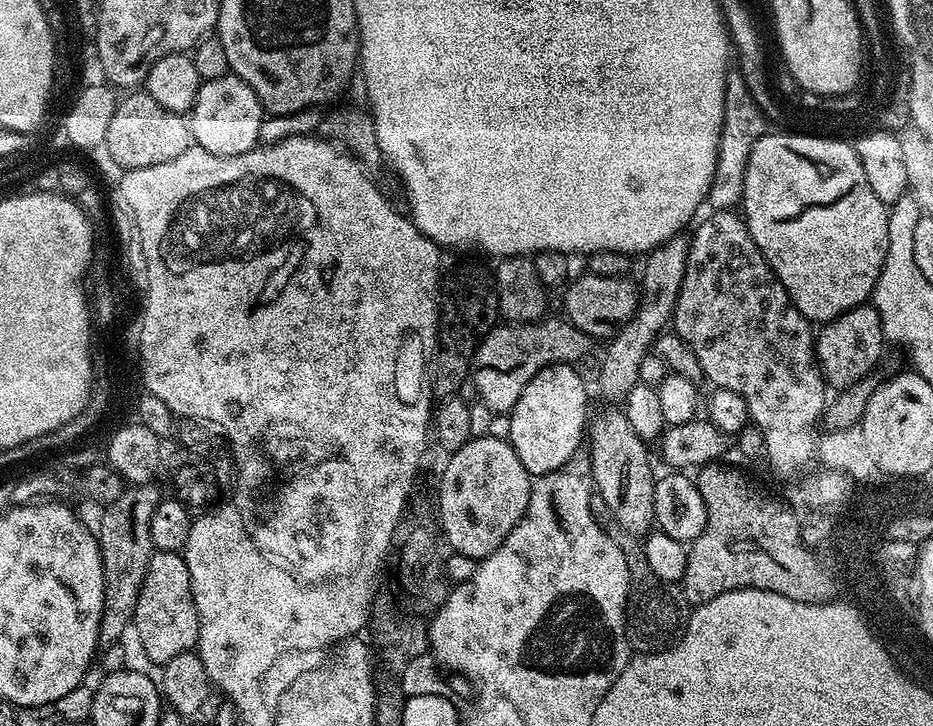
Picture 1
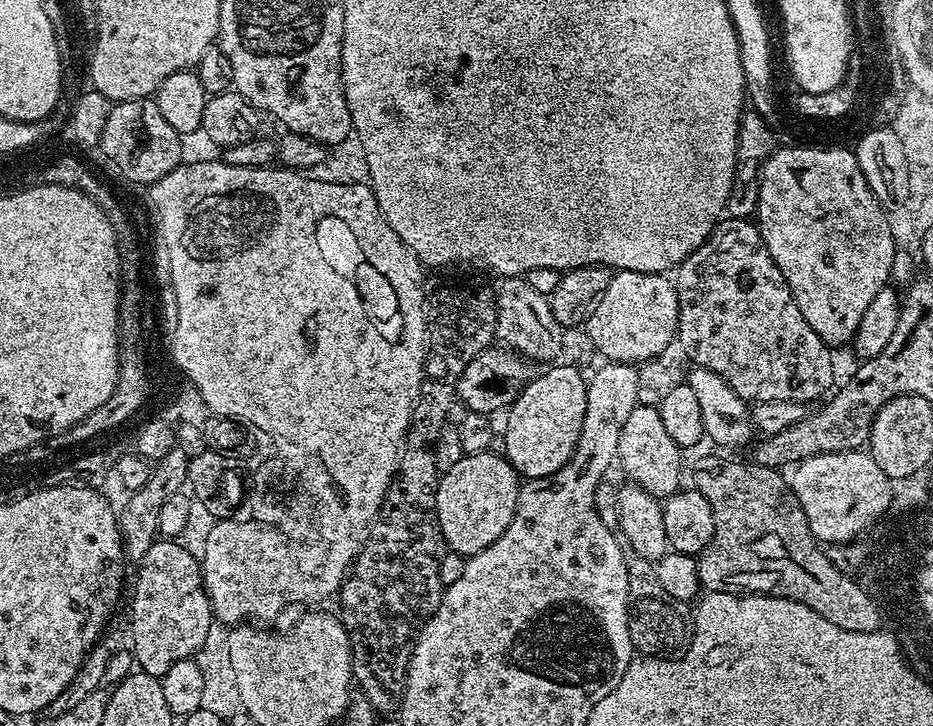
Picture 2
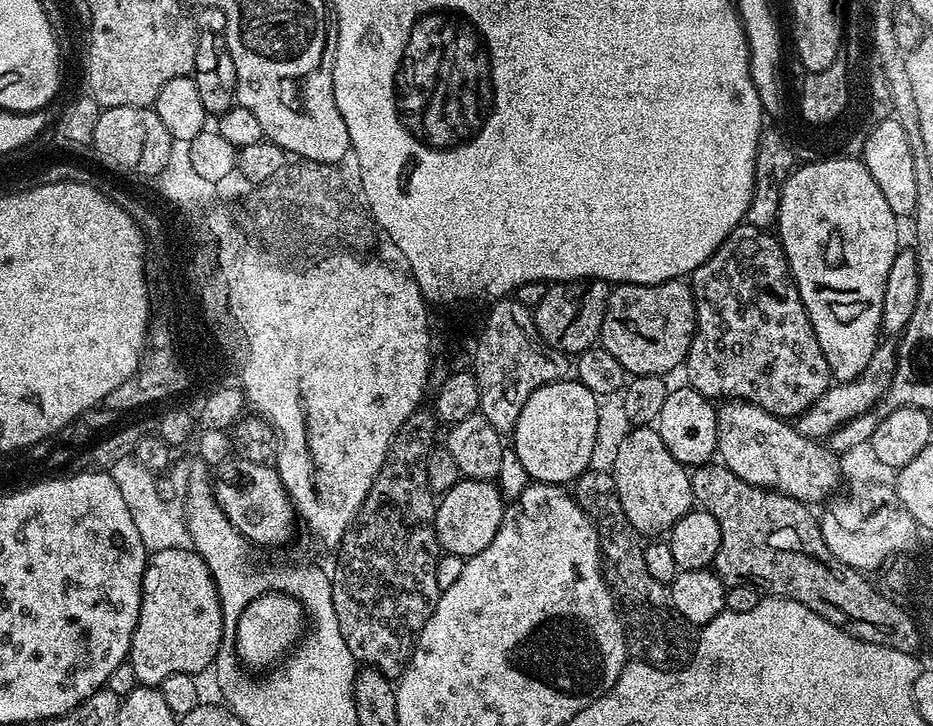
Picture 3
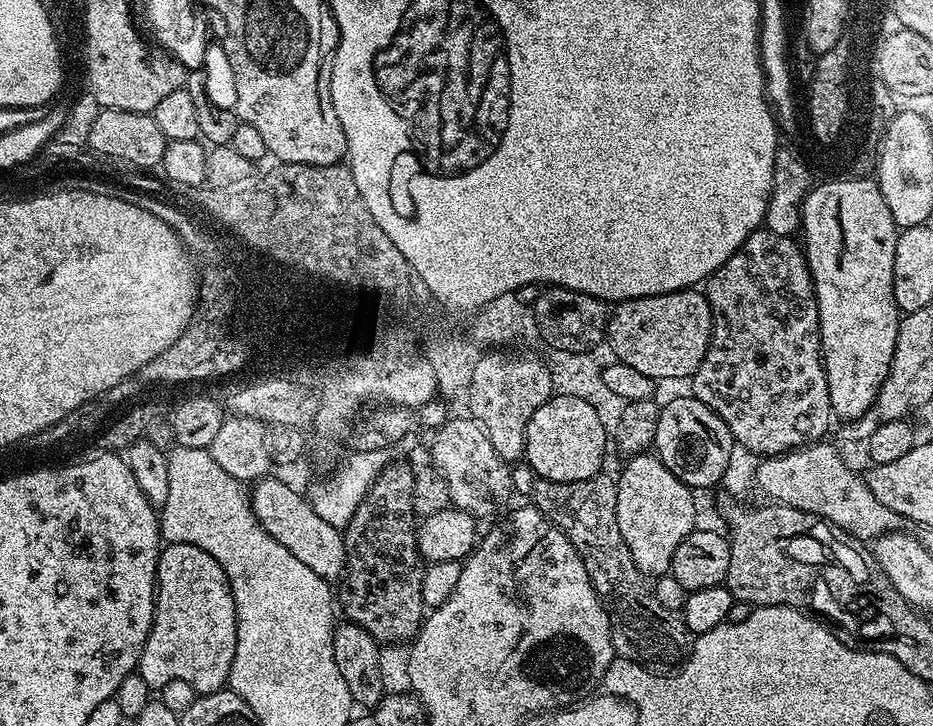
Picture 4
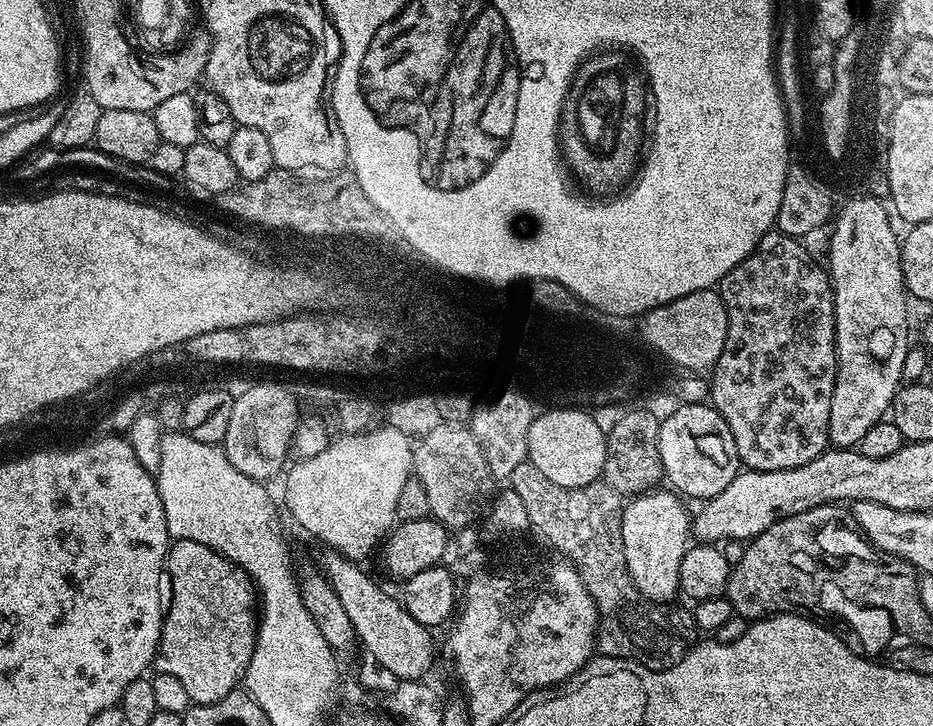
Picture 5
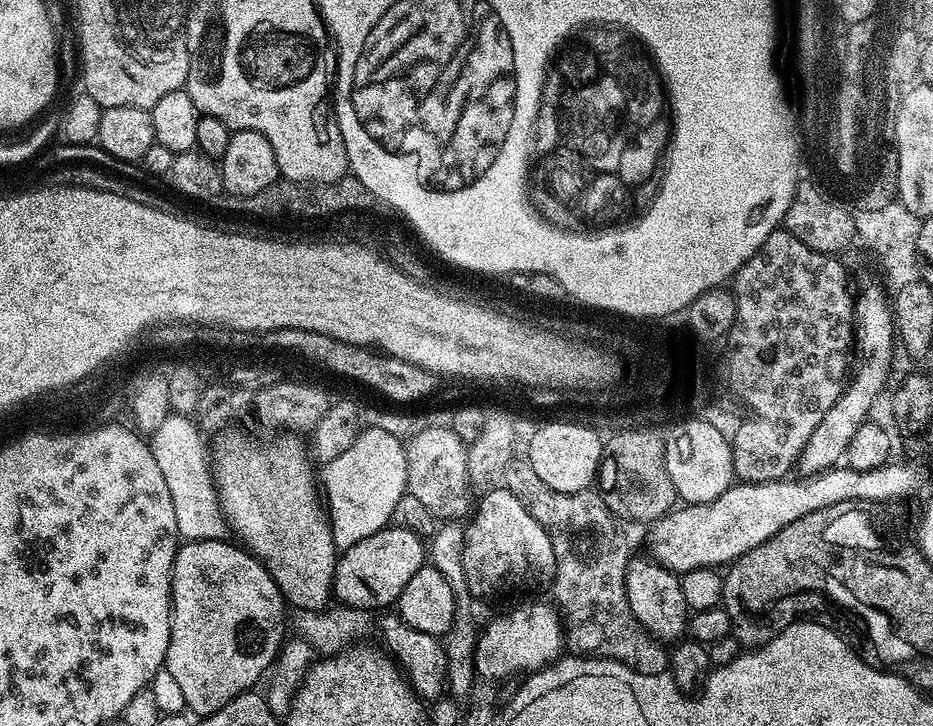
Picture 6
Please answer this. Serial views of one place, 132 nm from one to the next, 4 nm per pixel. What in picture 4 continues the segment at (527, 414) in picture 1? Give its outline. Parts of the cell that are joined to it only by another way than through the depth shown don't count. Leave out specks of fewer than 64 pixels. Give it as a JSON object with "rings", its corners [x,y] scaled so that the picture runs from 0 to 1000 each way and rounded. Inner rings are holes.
{"rings":[[[594,547],[577,559],[572,565],[571,574],[563,592],[563,614],[561,627],[566,634],[568,643],[574,649],[573,654],[580,661],[597,661],[598,664],[615,664],[627,661],[640,654],[647,645],[650,621],[647,616],[654,612],[654,595],[645,587],[641,579],[641,570],[632,555],[626,554],[624,548],[617,547]]]}

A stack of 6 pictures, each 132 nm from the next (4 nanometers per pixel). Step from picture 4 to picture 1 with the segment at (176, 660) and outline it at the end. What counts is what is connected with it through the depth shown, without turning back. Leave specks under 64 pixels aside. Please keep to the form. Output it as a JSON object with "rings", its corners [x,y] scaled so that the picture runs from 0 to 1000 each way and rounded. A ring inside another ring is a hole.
{"rings":[[[164,759],[152,813],[148,818],[148,835],[144,850],[144,872],[150,880],[150,893],[174,917],[186,906],[186,901],[205,898],[214,876],[212,840],[208,835],[204,785],[193,760]]]}

